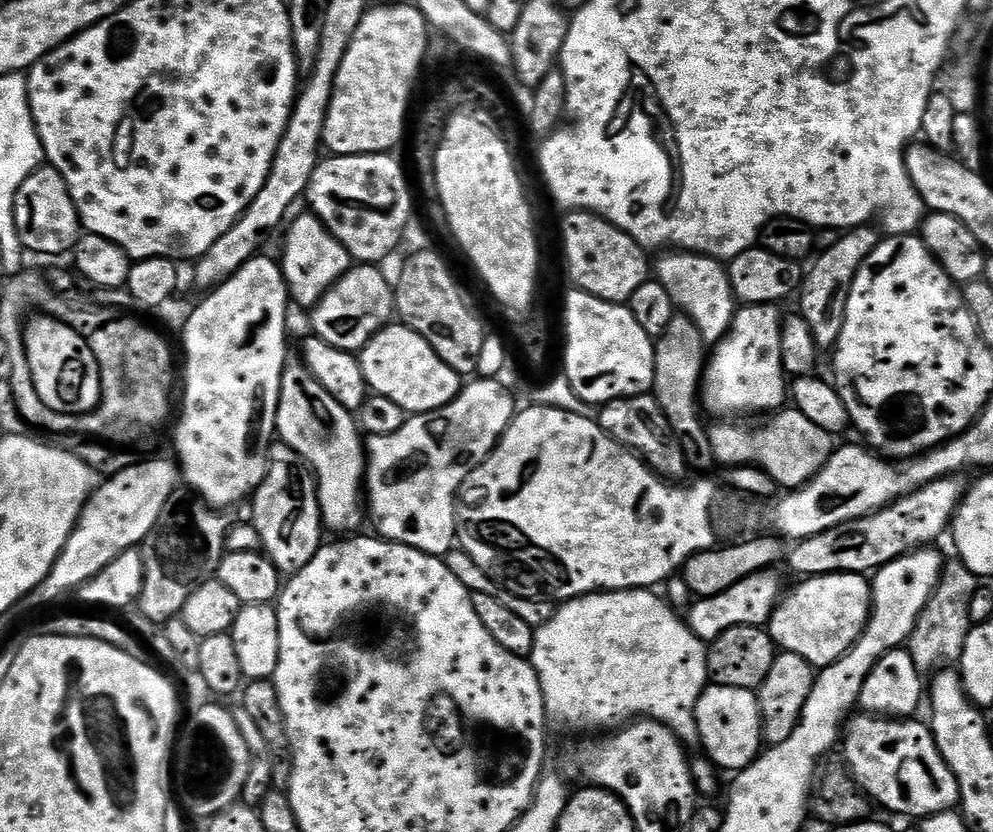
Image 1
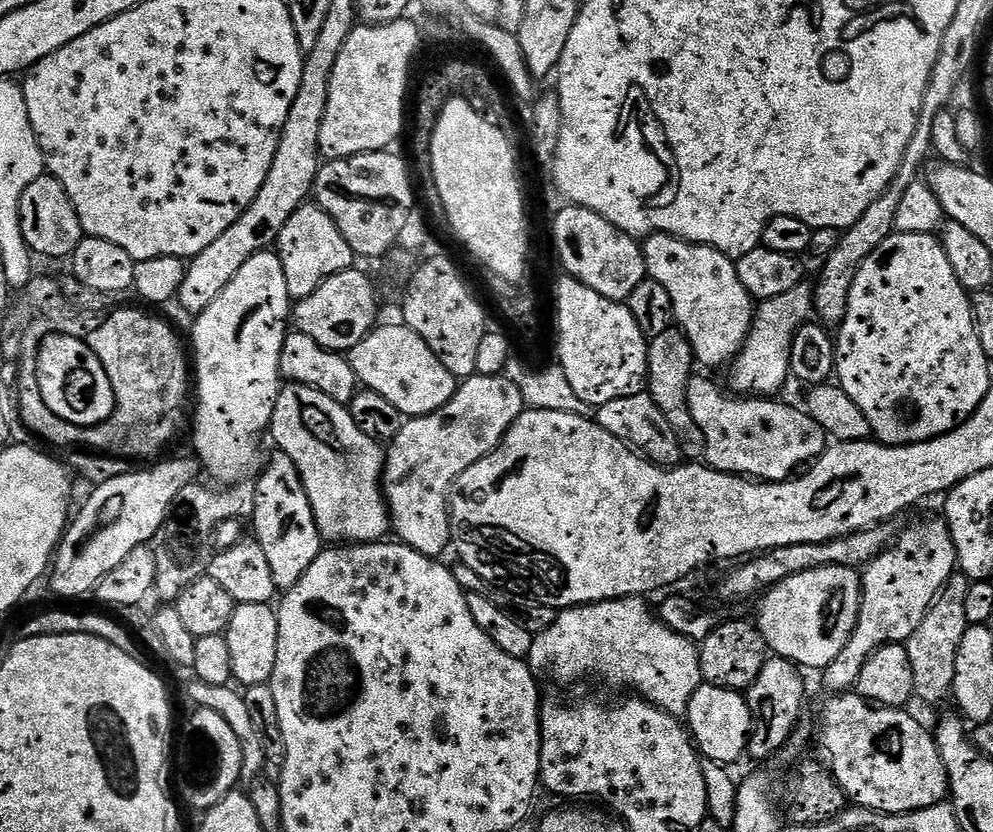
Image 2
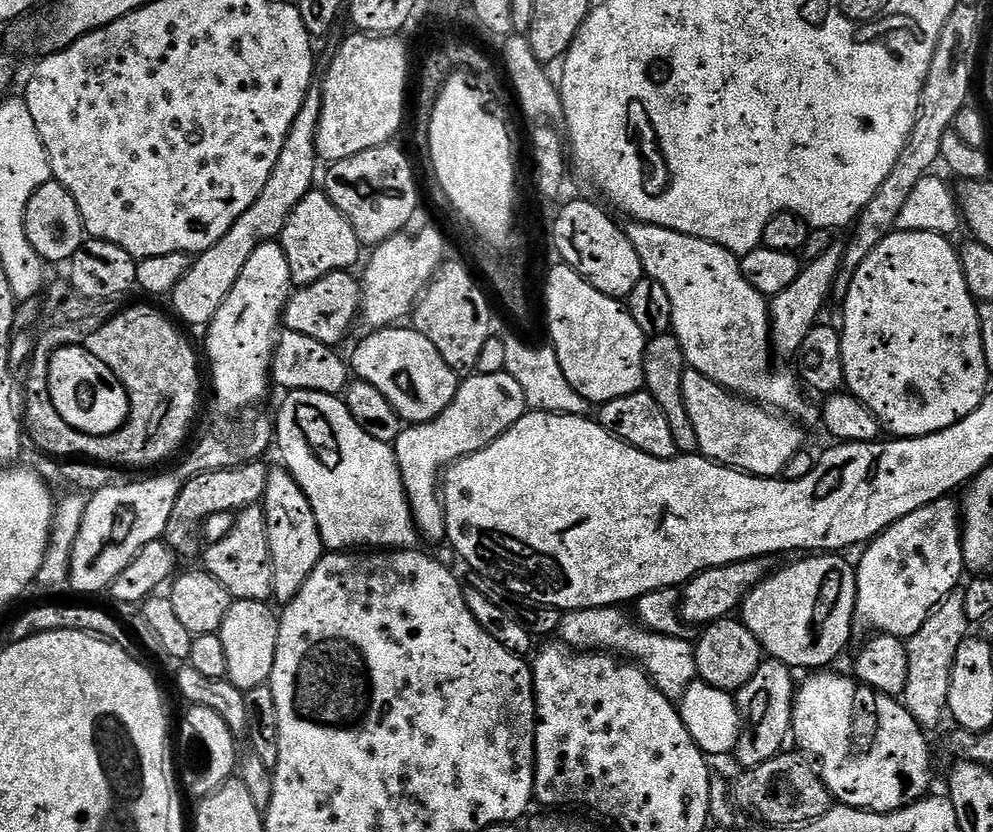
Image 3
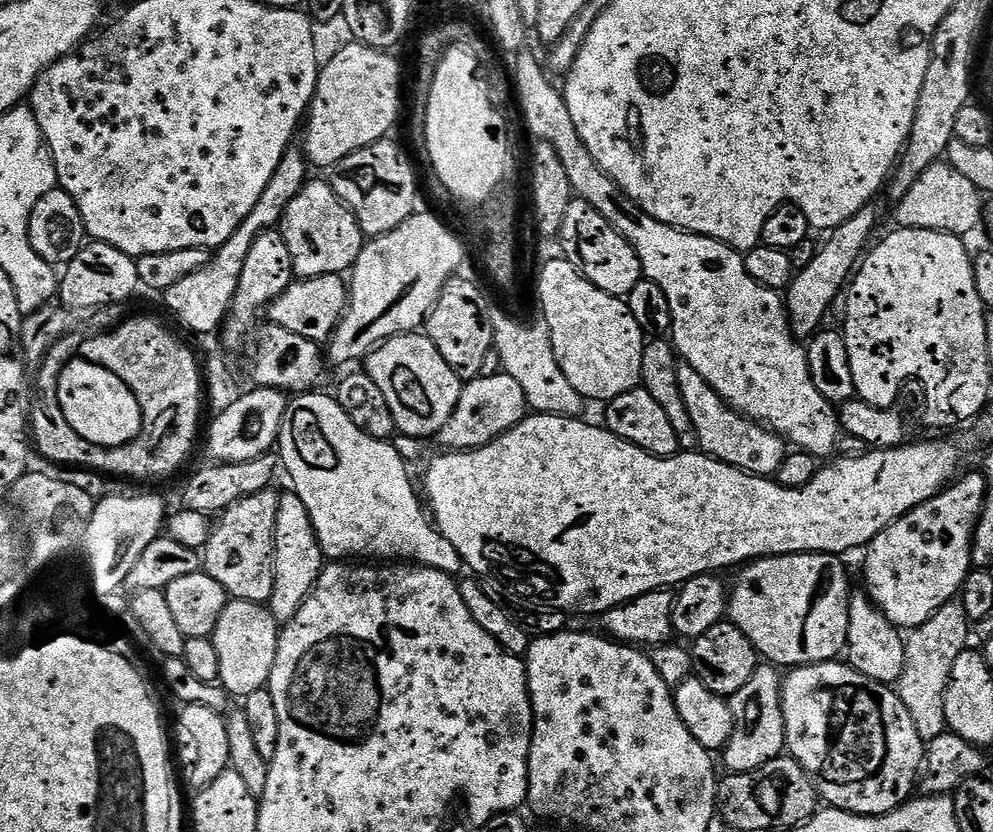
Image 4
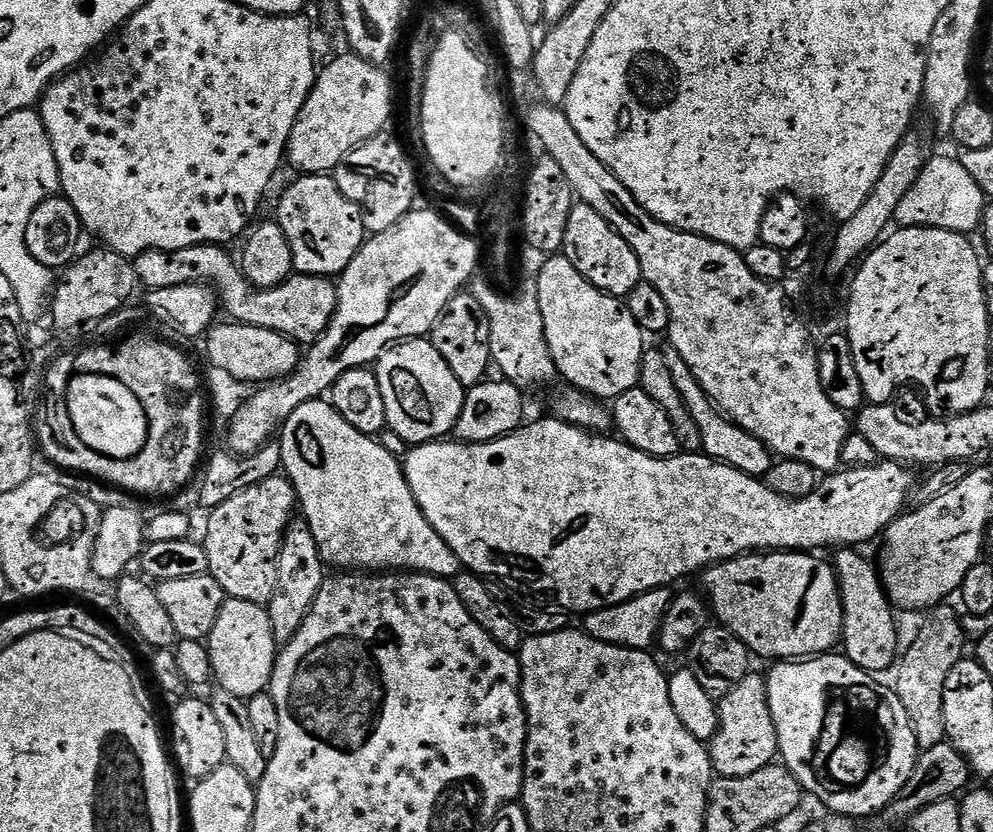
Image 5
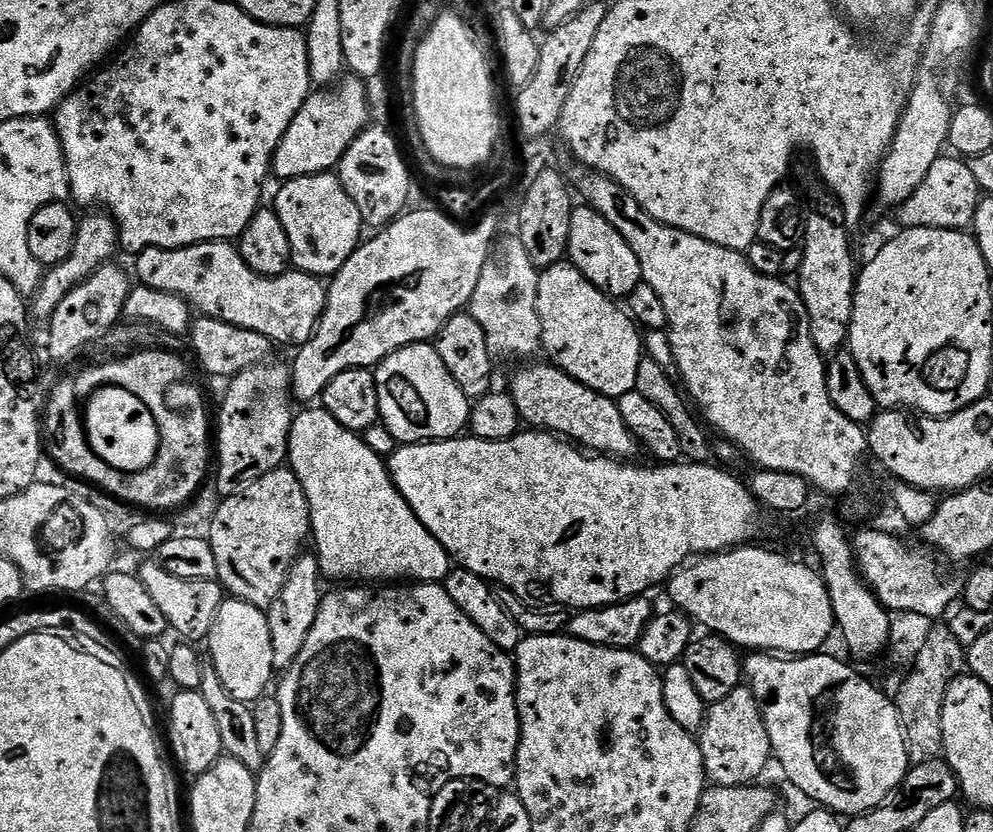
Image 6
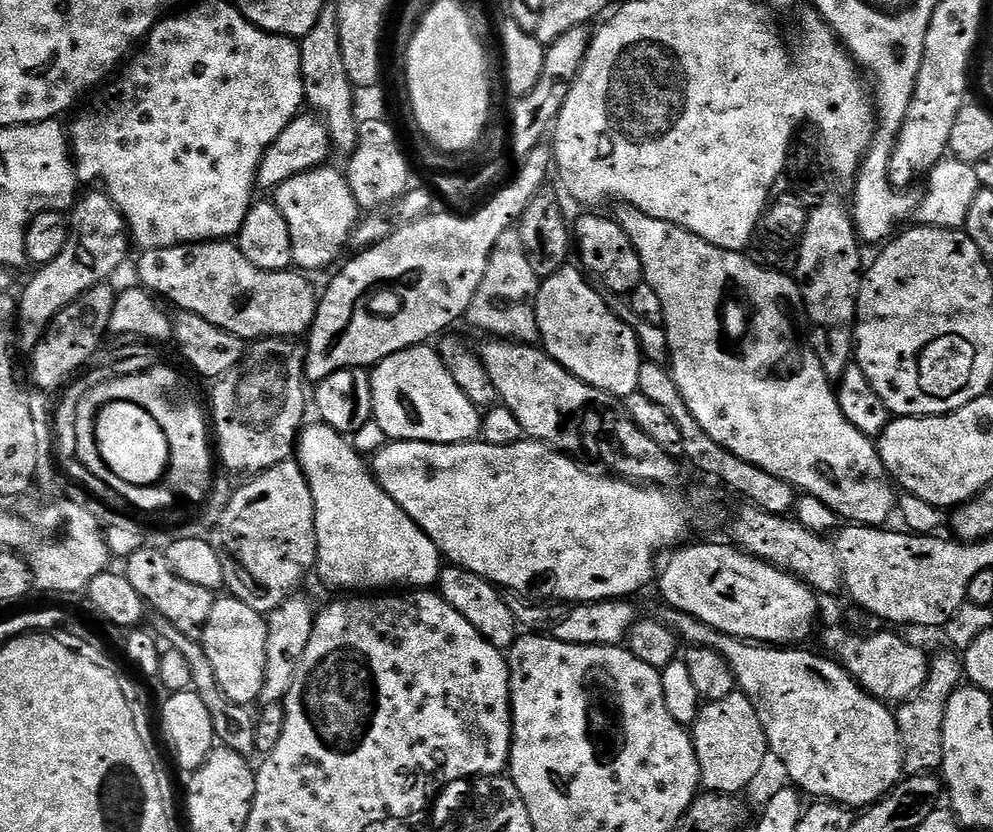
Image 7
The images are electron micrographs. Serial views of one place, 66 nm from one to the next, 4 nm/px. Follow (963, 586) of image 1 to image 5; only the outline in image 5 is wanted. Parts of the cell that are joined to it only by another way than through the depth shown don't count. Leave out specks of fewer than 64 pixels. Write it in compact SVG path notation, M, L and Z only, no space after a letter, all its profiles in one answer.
M944 612L941 616L934 617L921 630L920 637L912 644L912 649L906 652L903 653L898 664L900 673L896 676L894 691L912 723L917 749L925 750L943 744L946 740L944 725L946 678L950 678L950 672L954 670L954 666L958 666L958 662L966 656L964 628L960 625L959 618L952 612Z

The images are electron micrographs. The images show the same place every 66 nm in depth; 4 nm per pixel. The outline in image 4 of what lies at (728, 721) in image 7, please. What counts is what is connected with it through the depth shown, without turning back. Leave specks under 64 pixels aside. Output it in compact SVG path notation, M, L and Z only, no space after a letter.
M761 663L754 678L750 678L742 690L730 697L732 733L722 749L724 764L729 773L753 772L766 766L766 762L777 759L785 751L784 715L780 709L782 676L776 672L779 671L773 665Z

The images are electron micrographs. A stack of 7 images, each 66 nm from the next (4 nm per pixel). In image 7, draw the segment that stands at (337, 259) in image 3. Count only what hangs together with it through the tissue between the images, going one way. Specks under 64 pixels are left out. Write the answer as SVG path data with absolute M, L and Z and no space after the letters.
M321 166L298 174L282 182L274 192L276 209L282 218L286 218L290 230L292 263L308 274L330 267L339 258L340 251L349 247L352 231L358 223L356 199L348 185L347 175L332 167Z

